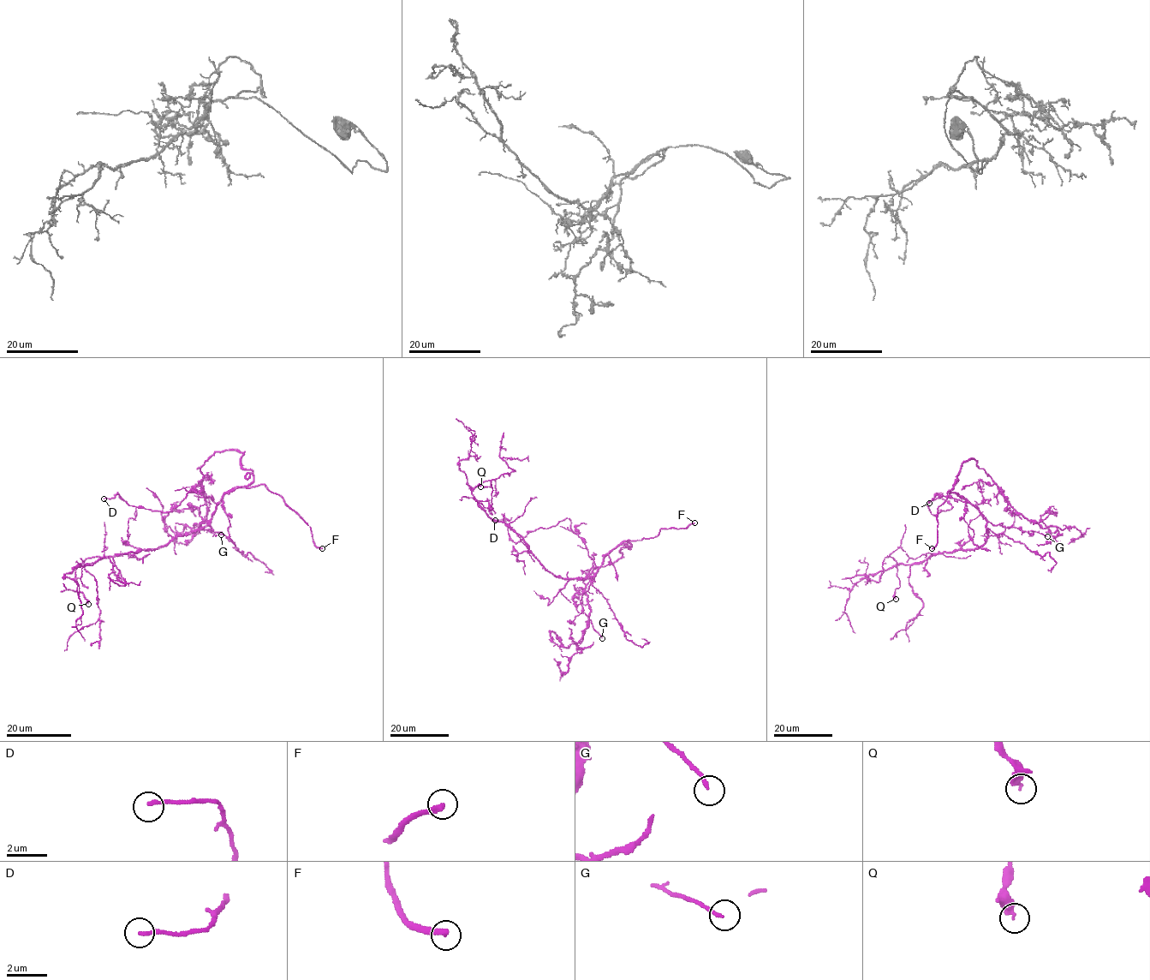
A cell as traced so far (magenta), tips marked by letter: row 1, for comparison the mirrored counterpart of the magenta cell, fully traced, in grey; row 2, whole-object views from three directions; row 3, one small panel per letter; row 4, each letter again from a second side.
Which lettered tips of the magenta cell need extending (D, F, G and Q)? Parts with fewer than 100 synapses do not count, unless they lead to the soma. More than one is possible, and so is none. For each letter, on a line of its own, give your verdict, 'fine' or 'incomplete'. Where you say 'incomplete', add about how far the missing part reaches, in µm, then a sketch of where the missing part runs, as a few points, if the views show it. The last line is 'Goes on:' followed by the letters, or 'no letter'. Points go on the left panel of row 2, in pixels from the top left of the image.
D: fine
F: incomplete; missing 25 µm; course (322, 548), (329, 547), (350, 534), (334, 522), (334, 514)
G: fine
Q: fine
Goes on: F

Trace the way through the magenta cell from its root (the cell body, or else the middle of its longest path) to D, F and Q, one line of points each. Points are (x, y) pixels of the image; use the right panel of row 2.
D: (977, 510), (967, 501), (940, 496), (927, 504), (934, 516), (951, 505), (939, 498), (929, 503)
F: (977, 510), (958, 494), (950, 493), (950, 490), (947, 498), (938, 507), (937, 544), (932, 548)
Q: (977, 510), (986, 522), (986, 540), (974, 548), (934, 553), (913, 564), (899, 564), (896, 599)

